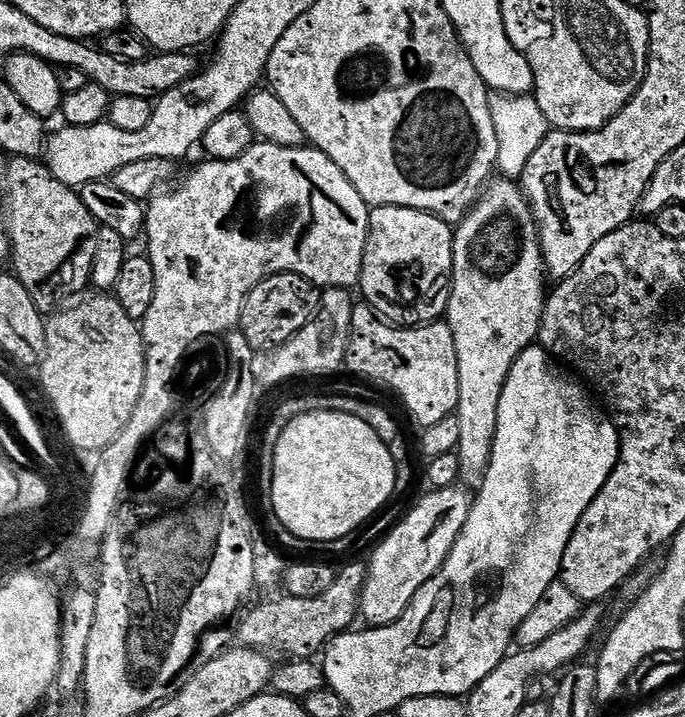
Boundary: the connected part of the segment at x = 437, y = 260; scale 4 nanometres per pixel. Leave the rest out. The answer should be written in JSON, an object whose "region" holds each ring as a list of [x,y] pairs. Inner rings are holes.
{"region":[[[380,206],[371,213],[368,253],[360,275],[358,292],[373,309],[388,304],[420,304],[423,300],[443,297],[449,291],[455,266],[454,228],[435,212],[418,208]]]}

